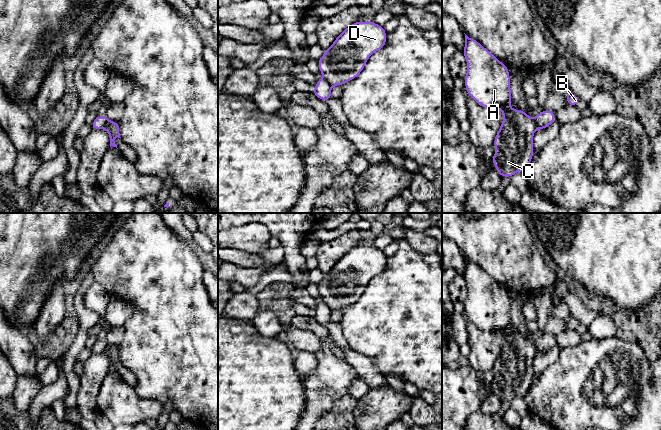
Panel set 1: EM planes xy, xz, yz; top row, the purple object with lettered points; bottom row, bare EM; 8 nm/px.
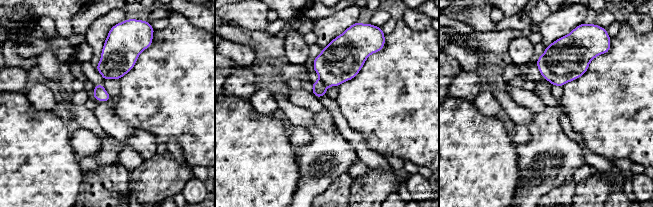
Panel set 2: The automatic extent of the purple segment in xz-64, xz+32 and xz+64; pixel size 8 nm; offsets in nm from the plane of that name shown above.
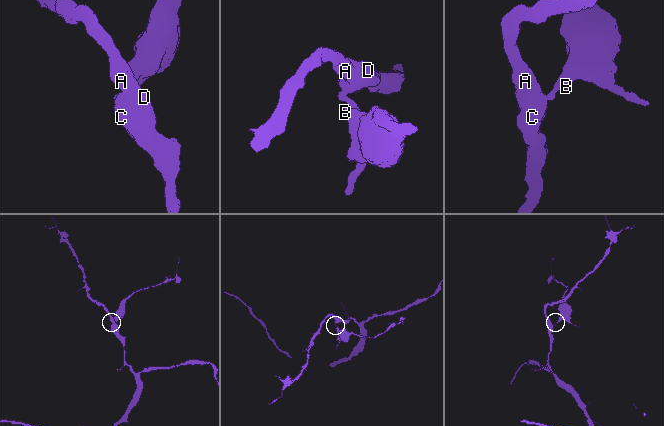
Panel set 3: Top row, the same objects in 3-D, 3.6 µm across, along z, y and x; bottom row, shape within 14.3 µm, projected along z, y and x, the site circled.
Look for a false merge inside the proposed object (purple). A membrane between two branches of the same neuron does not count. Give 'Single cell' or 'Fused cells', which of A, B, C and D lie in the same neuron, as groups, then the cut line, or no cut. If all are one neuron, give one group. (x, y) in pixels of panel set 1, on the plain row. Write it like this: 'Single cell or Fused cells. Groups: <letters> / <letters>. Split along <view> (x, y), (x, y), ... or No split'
Fused cells. Groups: A C D / B. Split along yz (534, 342), (539, 352)

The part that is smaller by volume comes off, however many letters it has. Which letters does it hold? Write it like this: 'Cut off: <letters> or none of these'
Cut off: B

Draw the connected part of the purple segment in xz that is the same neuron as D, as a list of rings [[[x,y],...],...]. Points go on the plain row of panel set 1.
[[[357,245],[344,253],[318,283],[319,295],[331,311],[355,303],[368,282],[386,268],[386,255],[374,246]]]

